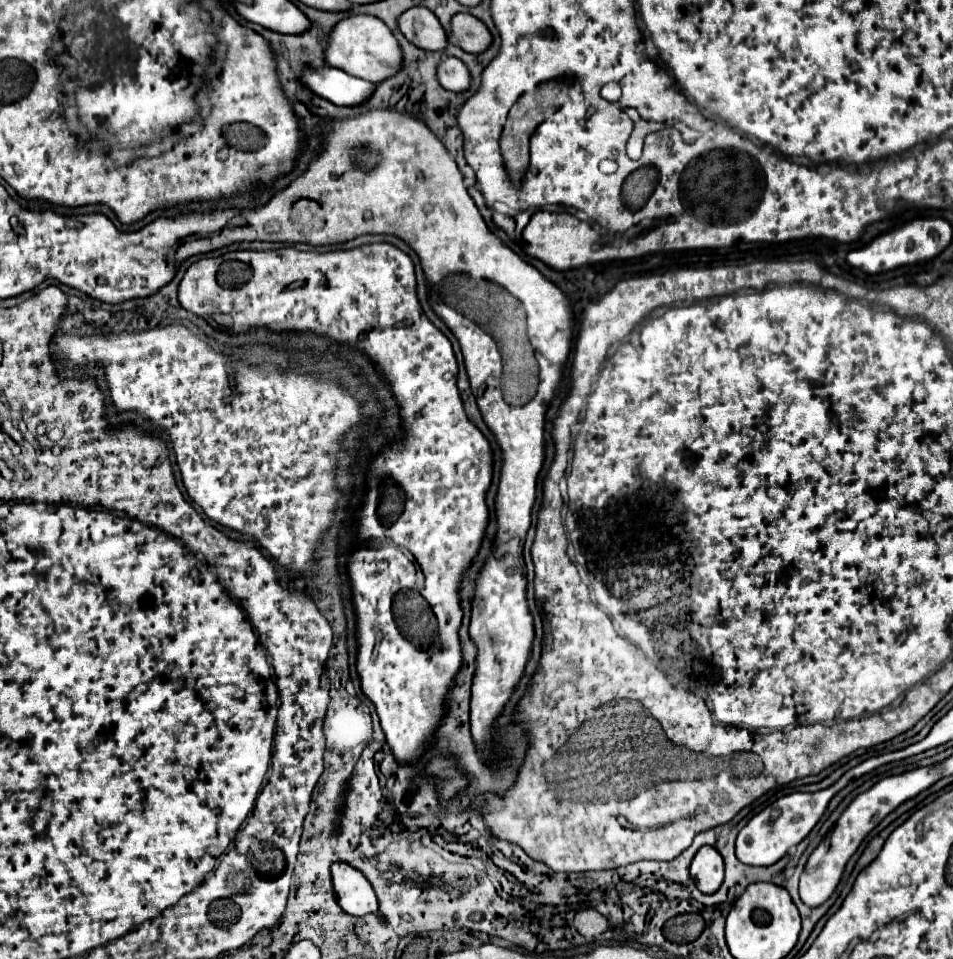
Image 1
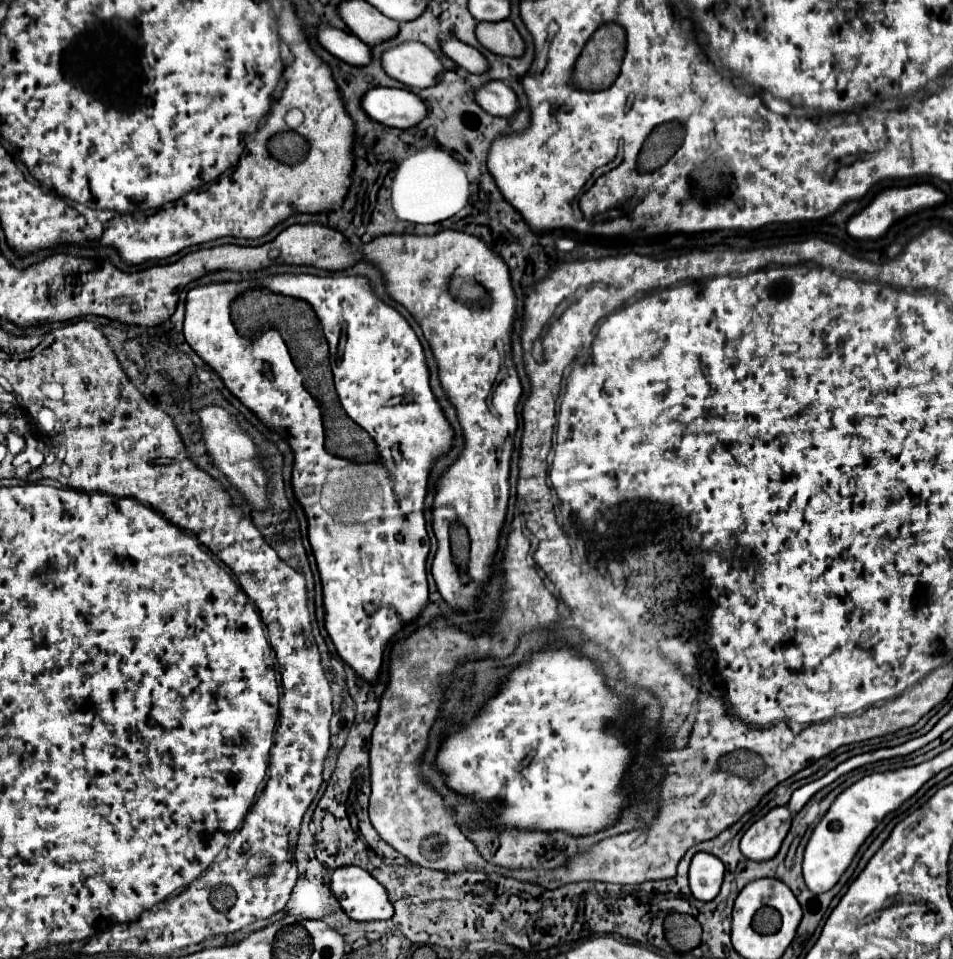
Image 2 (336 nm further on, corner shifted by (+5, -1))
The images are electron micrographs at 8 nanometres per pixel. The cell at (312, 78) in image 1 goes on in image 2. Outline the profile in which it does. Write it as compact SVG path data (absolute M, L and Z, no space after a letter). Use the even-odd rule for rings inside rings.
M369 89L363 97L363 109L371 119L397 129L415 127L427 115L425 101L409 89Z

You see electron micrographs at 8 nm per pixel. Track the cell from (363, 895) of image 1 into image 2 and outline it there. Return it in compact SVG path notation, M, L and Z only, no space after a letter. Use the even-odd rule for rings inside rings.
M361 867L335 869L331 891L353 921L385 921L393 917L393 905L385 887Z

